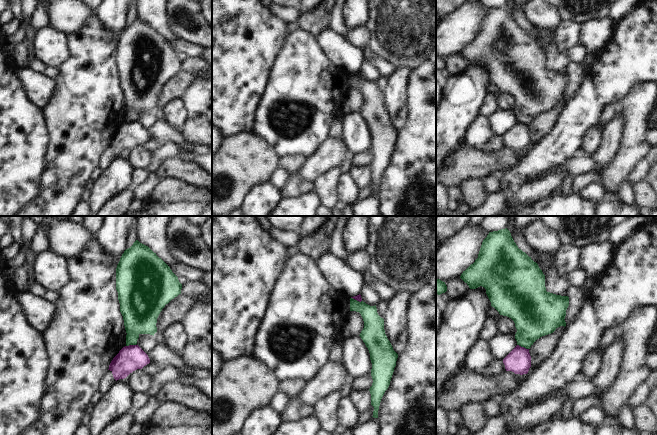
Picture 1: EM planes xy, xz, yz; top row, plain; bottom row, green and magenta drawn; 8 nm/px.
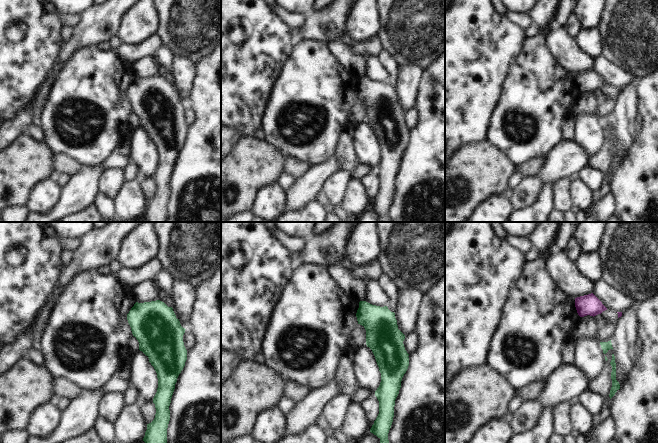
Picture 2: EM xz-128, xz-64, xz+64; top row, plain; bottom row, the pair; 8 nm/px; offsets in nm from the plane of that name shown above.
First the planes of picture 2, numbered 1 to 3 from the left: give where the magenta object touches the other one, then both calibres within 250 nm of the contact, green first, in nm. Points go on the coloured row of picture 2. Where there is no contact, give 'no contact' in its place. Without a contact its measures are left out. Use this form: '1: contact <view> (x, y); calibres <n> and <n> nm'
1: no contact
2: no contact
3: no contact

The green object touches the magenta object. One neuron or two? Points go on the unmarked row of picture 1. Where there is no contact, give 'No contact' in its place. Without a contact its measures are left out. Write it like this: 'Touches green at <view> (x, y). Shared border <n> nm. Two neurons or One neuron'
Touches green at yz (523, 122). Shared border 100 nm. Two neurons.

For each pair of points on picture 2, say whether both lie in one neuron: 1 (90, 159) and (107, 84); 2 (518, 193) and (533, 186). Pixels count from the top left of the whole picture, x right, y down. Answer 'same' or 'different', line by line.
1: same
2: same

